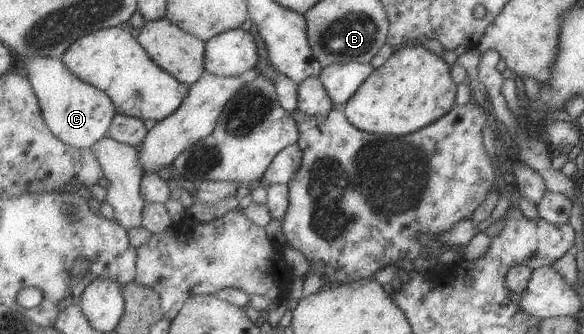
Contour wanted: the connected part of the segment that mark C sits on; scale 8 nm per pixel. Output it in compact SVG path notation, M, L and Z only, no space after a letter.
M45 56L21 61L35 93L39 96L47 125L59 139L82 151L93 147L101 138L109 135L118 109L106 91L81 79L62 59Z

